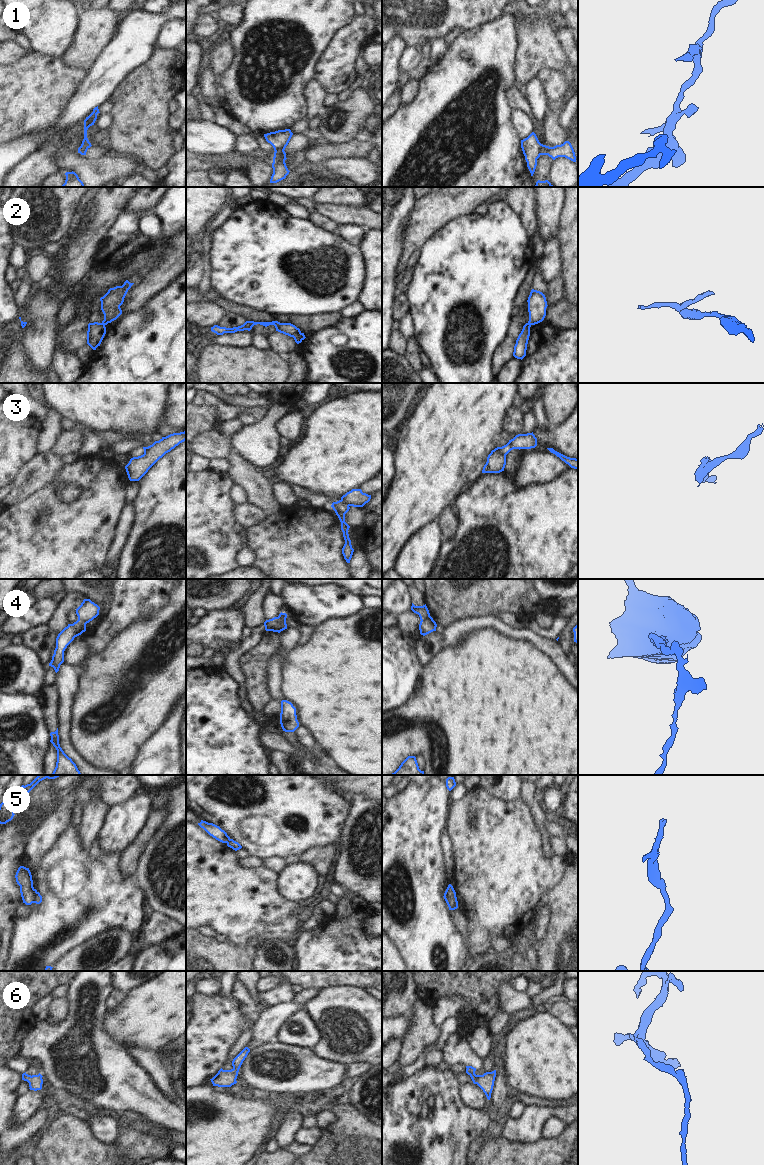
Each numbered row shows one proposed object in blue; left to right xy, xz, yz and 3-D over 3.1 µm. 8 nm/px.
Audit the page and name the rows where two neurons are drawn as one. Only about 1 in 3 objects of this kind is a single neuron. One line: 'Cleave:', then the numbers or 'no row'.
Cleave: 1, 2, 3, 4, 5

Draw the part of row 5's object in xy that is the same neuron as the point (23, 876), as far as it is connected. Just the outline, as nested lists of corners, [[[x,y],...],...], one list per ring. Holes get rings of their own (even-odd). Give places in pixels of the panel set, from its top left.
[[[20,866],[15,875],[16,882],[20,886],[20,893],[23,903],[31,905],[34,901],[34,887],[32,875],[29,868]]]

